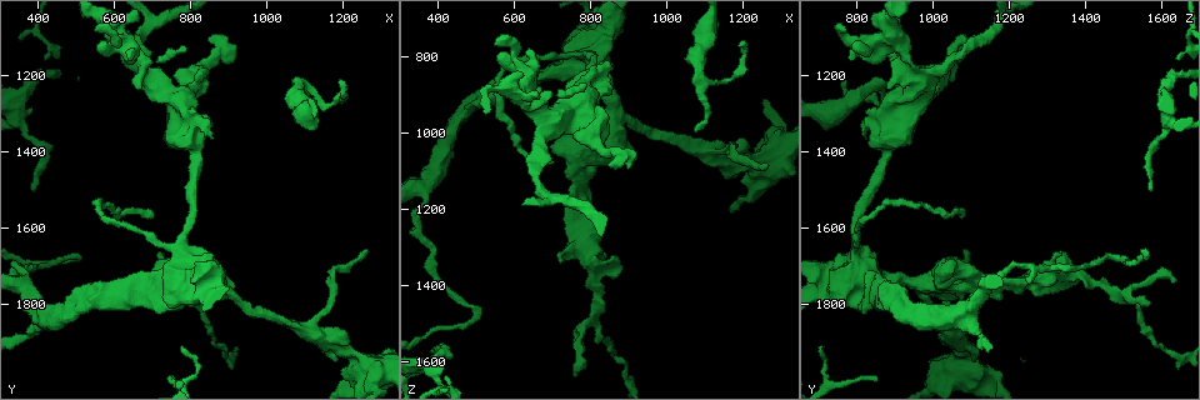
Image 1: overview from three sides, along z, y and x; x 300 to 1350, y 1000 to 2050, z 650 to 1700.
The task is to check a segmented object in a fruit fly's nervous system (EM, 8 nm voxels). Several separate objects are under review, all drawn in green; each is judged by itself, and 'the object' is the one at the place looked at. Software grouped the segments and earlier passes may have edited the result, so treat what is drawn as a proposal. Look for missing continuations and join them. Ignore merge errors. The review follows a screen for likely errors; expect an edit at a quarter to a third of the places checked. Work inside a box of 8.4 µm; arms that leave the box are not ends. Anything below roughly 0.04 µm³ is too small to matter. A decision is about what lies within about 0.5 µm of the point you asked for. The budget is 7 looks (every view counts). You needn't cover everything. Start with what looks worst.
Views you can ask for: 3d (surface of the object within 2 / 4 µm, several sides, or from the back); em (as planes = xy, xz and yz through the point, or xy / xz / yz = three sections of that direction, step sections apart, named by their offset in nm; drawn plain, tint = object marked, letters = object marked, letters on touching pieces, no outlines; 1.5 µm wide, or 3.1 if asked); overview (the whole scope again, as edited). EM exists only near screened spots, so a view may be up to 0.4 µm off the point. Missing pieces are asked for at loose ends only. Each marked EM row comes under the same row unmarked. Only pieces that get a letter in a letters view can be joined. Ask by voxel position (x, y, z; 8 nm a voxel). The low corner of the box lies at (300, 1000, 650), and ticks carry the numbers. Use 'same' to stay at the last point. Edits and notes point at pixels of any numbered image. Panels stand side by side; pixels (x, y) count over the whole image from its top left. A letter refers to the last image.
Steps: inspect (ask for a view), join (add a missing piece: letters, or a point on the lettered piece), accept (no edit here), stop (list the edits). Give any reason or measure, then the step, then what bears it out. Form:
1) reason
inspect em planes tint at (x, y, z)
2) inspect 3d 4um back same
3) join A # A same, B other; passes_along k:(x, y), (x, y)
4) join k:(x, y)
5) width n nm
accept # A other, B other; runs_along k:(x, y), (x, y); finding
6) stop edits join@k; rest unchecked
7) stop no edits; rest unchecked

tapers out
inspect em planes letters at (1195, 1210, 770)

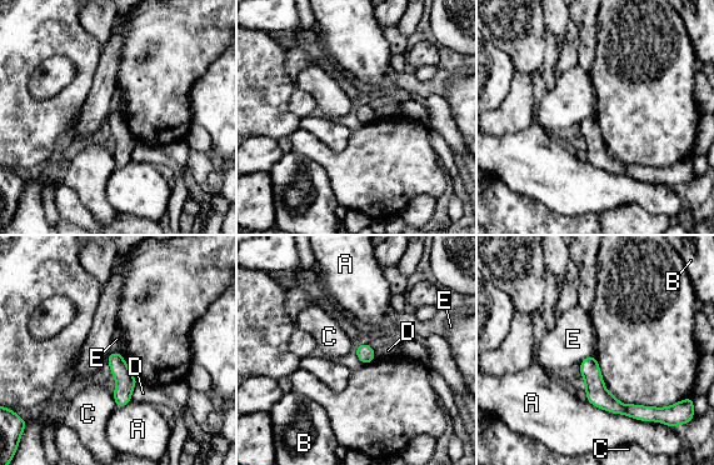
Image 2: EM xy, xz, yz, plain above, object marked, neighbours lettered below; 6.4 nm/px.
accept # A other, B other, C other, D other, E other; border 2:(594, 354), (579, 364); none of them fits

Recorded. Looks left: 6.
inspect em yz step 8 letters at (390, 1505, 1575)

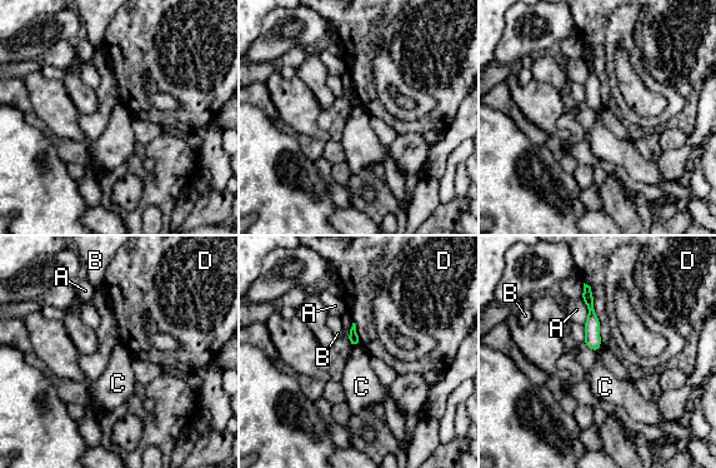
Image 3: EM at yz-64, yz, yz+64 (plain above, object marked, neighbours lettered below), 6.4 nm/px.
longest_contact D 420 nm
accept # A other, B other, C other, D other; runs_along 3:(586, 288), (595, 347); no lettered piece goes on from it

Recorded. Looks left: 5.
branch stops here
inspect em xy step 4 tint at (755, 1760, 1020)

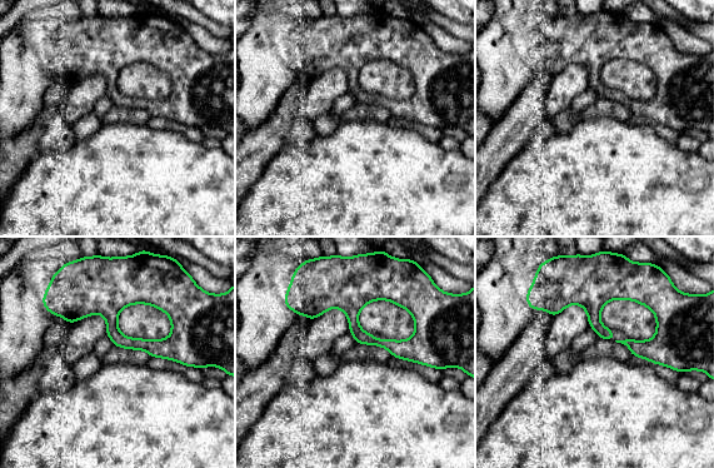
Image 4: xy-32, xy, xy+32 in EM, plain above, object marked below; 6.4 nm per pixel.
cut it another way
inspect em planes tint same

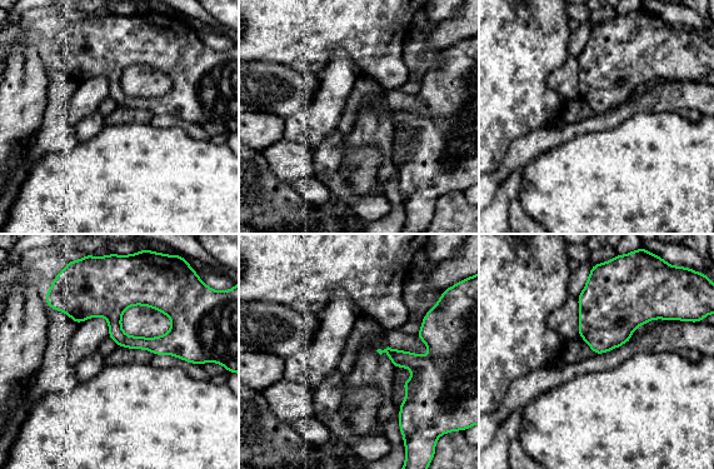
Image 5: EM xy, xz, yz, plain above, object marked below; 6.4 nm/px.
see the neighbours
inspect em planes letters same

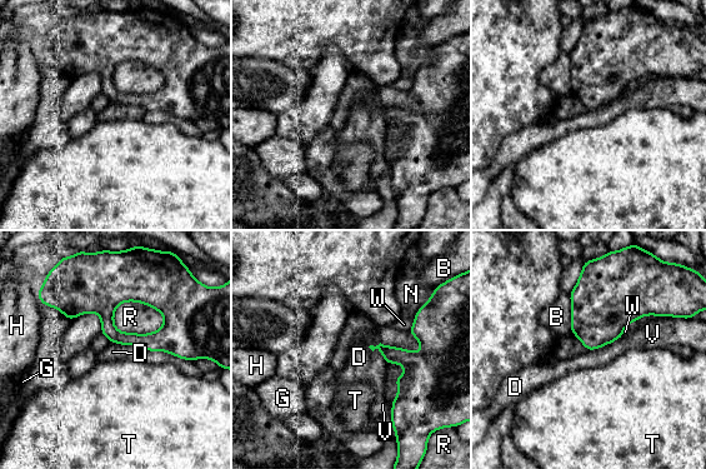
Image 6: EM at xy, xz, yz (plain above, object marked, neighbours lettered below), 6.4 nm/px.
accept # B other, D other, G other, H other, N other, R other, T other, V other, W other; none of them fits

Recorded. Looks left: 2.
stop no edits; rest unchecked

